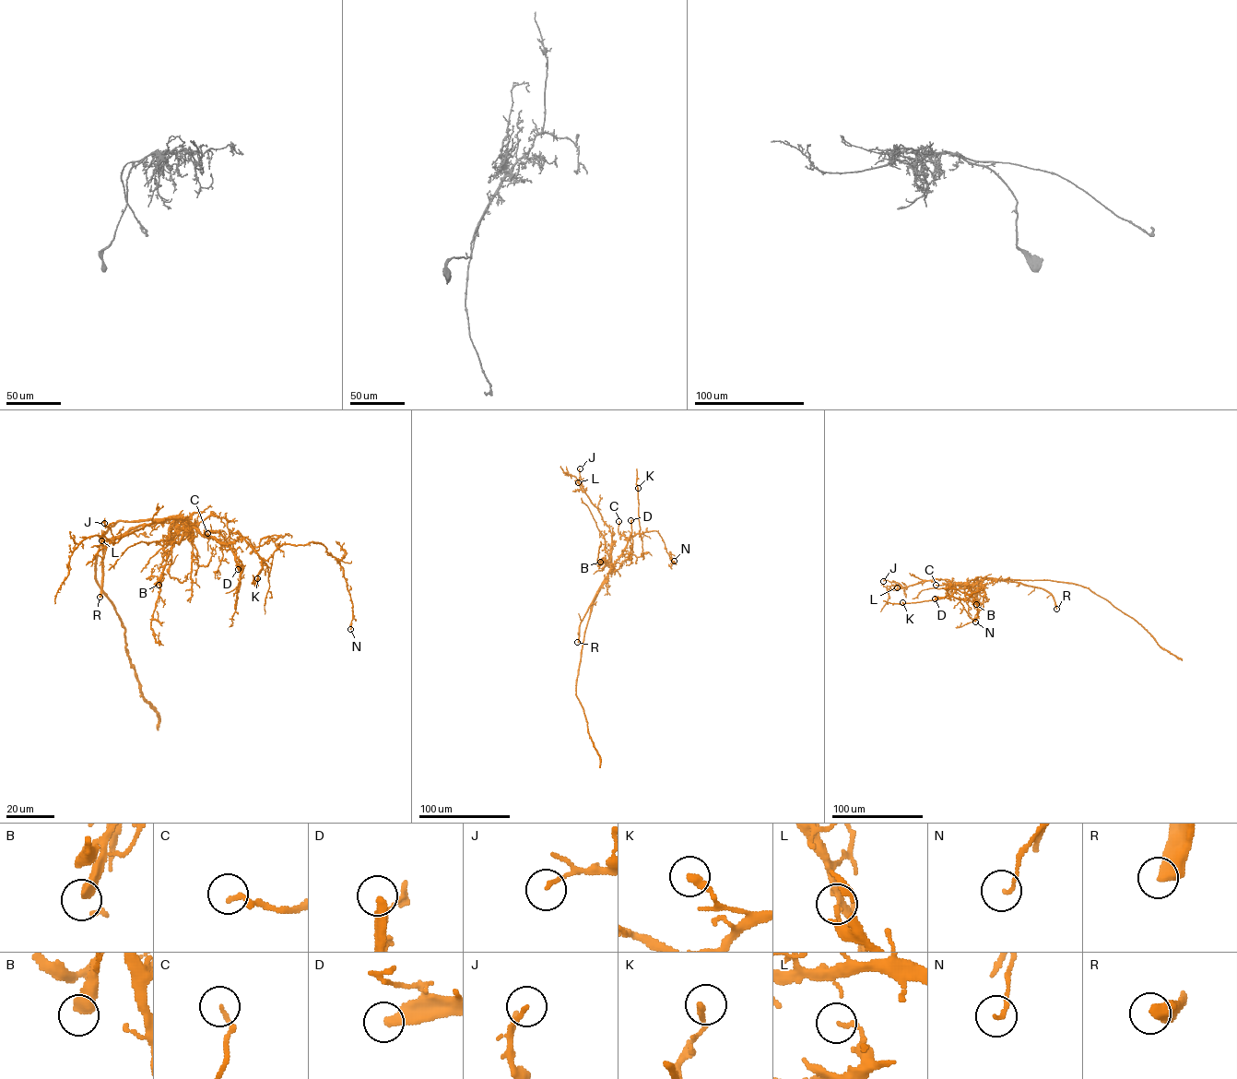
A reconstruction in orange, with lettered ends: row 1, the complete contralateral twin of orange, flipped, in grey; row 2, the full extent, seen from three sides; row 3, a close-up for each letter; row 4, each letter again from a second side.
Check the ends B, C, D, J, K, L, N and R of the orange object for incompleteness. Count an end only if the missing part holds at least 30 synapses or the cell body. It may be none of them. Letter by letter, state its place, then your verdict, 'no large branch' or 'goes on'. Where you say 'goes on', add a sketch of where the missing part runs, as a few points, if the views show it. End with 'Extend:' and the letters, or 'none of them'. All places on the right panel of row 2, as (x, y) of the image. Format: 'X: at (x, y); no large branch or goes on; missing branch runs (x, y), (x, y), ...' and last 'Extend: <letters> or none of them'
B: at (976, 604); no large branch
C: at (936, 585); no large branch
D: at (935, 598); goes on; missing branch runs (935, 598), (911, 602), (892, 601), (877, 586), (855, 575)
J: at (883, 581); no large branch
K: at (902, 602); no large branch
L: at (897, 587); no large branch
N: at (975, 622); no large branch
R: at (1056, 609); goes on; missing branch runs (1056, 609), (1054, 622), (1060, 633), (1060, 646), (1089, 667)
Extend: D, R

